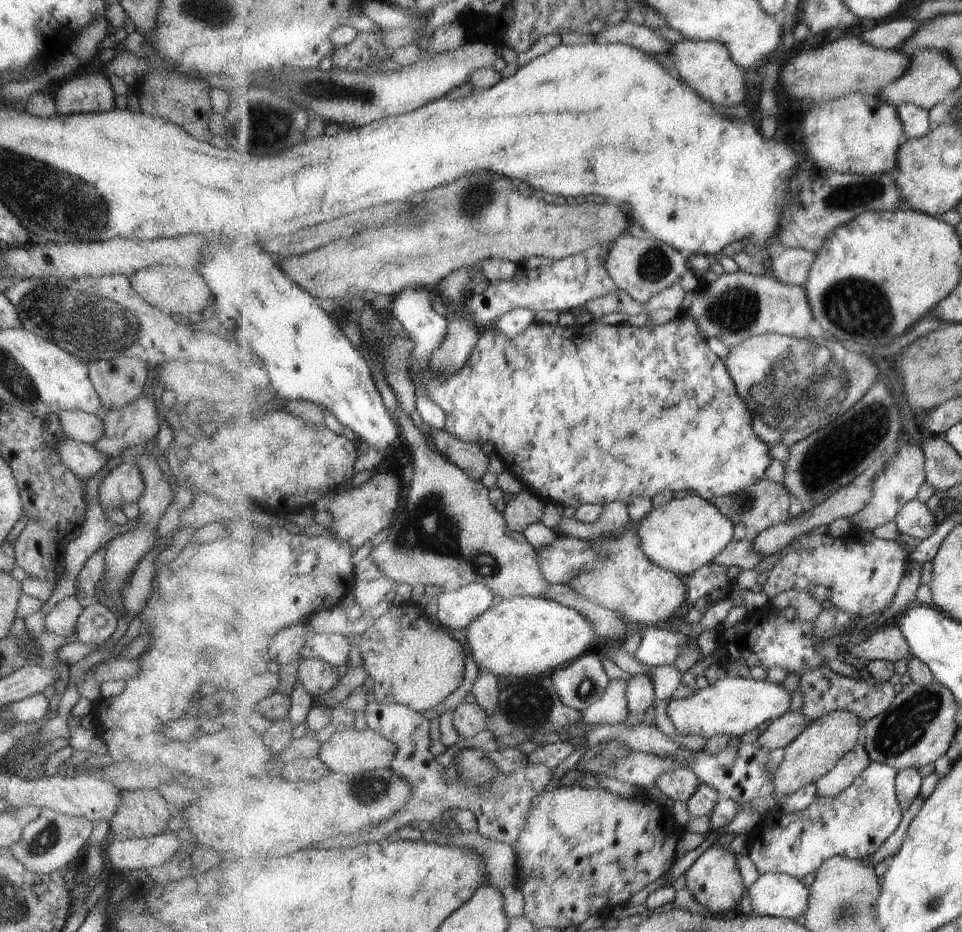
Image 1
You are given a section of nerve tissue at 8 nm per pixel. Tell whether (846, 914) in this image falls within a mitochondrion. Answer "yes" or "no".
yes

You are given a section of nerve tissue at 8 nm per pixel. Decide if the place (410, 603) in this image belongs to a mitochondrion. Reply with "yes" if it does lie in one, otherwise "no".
no

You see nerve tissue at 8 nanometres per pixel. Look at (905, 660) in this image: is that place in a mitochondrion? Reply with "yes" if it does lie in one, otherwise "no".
no

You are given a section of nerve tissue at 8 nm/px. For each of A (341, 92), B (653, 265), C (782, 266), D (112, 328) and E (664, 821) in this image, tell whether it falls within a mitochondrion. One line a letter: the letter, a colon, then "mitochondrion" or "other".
A: mitochondrion
B: mitochondrion
C: other
D: mitochondrion
E: other

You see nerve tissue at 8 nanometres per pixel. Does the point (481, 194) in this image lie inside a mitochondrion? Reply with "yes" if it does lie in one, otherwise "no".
yes

